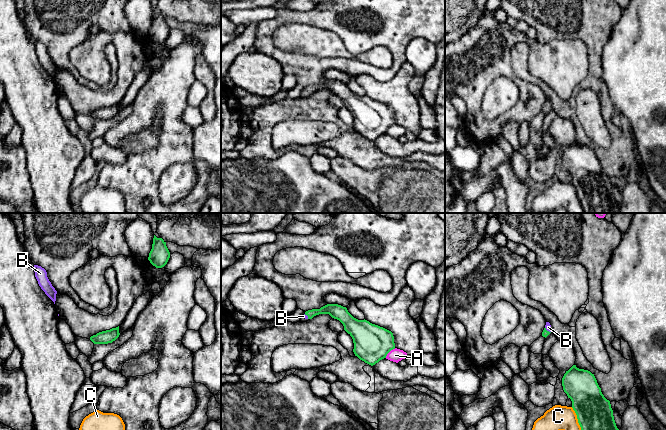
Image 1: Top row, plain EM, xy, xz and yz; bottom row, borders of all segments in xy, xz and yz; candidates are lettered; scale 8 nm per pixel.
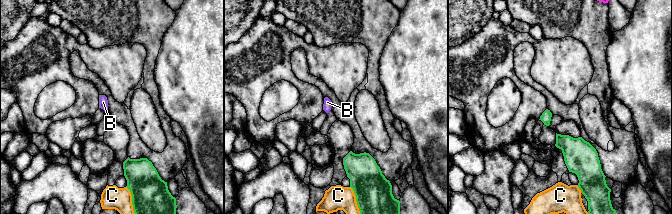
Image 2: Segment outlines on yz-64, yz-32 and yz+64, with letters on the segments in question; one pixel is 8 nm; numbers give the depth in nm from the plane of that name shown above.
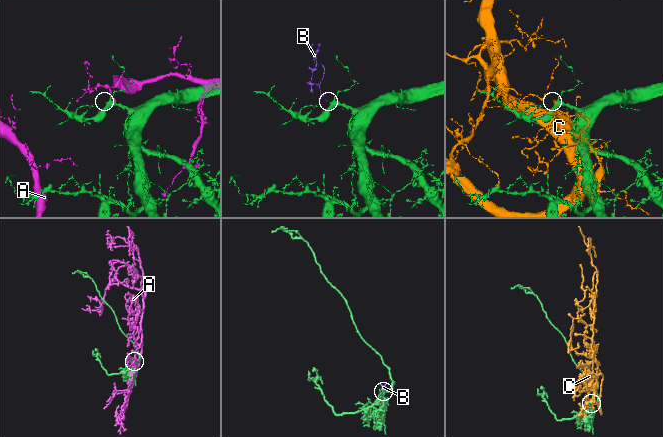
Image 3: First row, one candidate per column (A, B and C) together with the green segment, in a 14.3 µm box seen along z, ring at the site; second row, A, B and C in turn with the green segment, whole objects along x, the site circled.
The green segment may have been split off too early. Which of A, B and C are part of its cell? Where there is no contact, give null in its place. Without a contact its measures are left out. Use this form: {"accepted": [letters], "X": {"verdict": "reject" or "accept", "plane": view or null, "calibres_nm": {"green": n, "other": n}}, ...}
{"accepted": ["B"], "A": {"verdict": "reject", "plane": "xz", "calibres_nm": {"green": 300, "other": 110}}, "B": {"verdict": "accept", "plane": "yz", "calibres_nm": {"green": 60, "other": 50}}, "C": {"verdict": "reject", "plane": "yz", "calibres_nm": {"green": 280, "other": 200}}}

